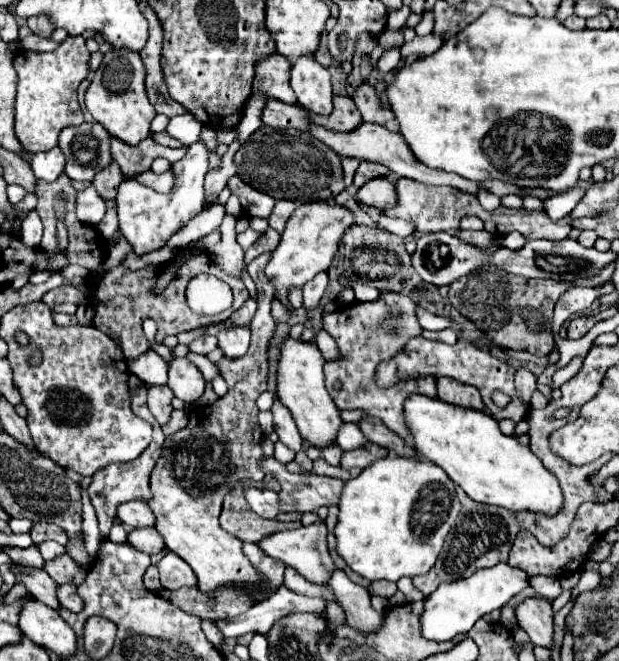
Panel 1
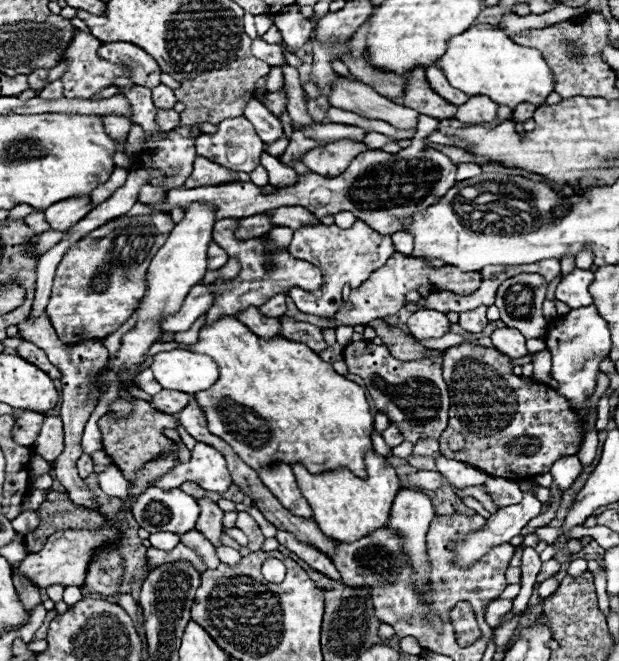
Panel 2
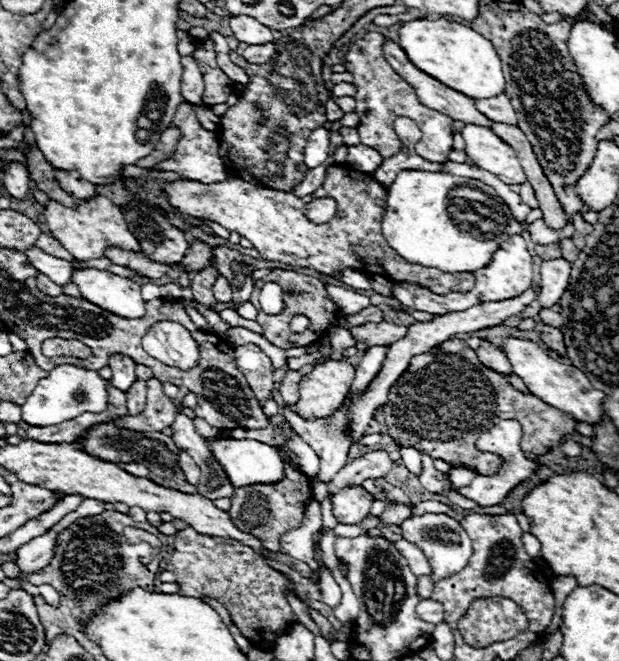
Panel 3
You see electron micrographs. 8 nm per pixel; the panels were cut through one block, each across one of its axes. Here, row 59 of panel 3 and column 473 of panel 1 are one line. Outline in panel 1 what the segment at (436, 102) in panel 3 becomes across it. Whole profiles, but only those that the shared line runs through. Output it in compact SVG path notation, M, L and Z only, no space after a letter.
M438 378L436 388L438 388L438 398L444 398L444 402L452 402L452 404L458 404L464 408L484 410L480 392L474 386L456 382L454 378Z

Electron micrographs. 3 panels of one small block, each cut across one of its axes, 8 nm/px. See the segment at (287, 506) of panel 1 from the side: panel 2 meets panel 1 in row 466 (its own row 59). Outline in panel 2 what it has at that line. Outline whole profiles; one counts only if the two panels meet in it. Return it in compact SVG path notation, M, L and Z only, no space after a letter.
M256 38L252 42L252 54L264 62L268 62L270 66L284 66L286 58L284 58L284 50L278 44L268 44L262 38Z

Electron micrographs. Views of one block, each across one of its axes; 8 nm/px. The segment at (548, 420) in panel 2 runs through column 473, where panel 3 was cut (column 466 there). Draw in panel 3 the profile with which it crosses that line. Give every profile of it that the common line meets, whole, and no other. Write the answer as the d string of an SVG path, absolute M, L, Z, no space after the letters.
M446 340L442 342L442 346L436 346L434 350L422 354L422 356L414 356L410 360L410 366L406 370L406 374L402 374L402 378L398 378L398 382L390 388L388 394L388 404L386 404L386 424L388 424L388 434L392 436L392 440L398 446L414 446L420 452L426 452L432 458L440 458L444 462L448 462L450 466L468 466L478 474L494 474L502 460L496 454L484 454L478 452L474 448L476 438L490 426L494 426L496 422L504 420L504 418L512 418L518 420L522 424L524 436L522 436L522 452L526 454L526 458L540 458L544 454L548 454L554 446L558 446L562 442L564 436L574 434L578 422L574 418L570 418L570 414L560 412L552 406L548 406L546 402L542 402L540 398L532 396L532 394L522 394L518 392L504 374L498 374L486 366L482 366L482 362L478 360L476 352L464 342L464 340Z

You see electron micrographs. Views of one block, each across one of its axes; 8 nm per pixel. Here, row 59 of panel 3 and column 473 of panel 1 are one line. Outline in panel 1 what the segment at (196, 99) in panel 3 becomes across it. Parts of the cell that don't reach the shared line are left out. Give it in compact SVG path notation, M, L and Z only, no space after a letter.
M310 122L310 133L318 140L322 140L326 146L330 146L338 156L344 156L344 158L356 158L356 160L368 160L368 162L380 162L384 166L388 166L392 170L392 174L396 176L406 176L406 178L412 178L412 180L418 180L418 182L424 182L424 184L434 184L434 186L440 186L440 184L446 184L446 186L454 186L462 192L470 192L470 194L476 194L478 186L484 186L488 188L490 192L494 192L496 196L506 196L506 194L518 194L519 197L526 195L523 188L518 186L512 186L512 184L504 184L504 182L498 182L498 180L488 180L488 182L472 182L472 180L466 180L458 174L452 174L452 172L444 172L444 170L430 170L428 166L424 166L414 154L412 150L408 150L408 144L404 142L402 134L394 134L390 130L386 130L384 126L380 124L370 124L370 122L362 122L356 130L350 130L348 134L336 134L334 130L328 130L322 126L316 125Z

